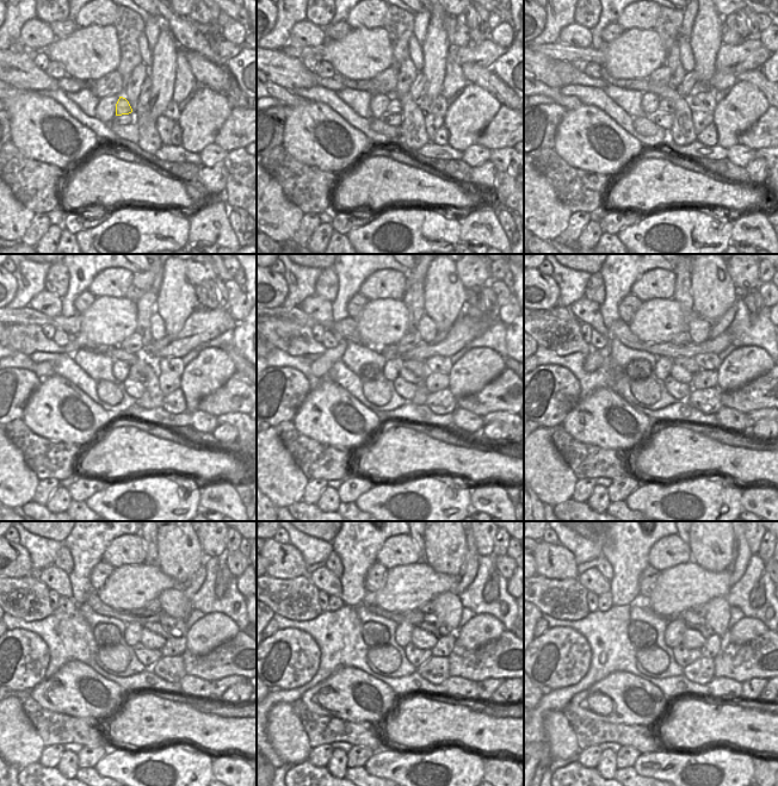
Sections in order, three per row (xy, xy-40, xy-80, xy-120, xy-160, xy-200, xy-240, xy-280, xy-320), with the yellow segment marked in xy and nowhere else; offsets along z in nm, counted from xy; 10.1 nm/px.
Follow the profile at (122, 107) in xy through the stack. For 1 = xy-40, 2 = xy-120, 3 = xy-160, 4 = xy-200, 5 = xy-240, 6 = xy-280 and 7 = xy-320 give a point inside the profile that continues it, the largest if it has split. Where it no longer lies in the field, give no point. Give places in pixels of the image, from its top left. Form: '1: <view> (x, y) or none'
1: xy-40 (395, 107)
2: xy-120 (137, 371)
3: xy-160 (413, 371)
4: xy-200 (684, 369)
5: xy-240 (153, 636)
6: xy-280 (425, 636)
7: xy-320 (695, 636)

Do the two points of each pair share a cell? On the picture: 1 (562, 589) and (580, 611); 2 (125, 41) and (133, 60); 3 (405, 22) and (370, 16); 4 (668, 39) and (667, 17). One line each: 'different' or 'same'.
1: same
2: same
3: different
4: same

